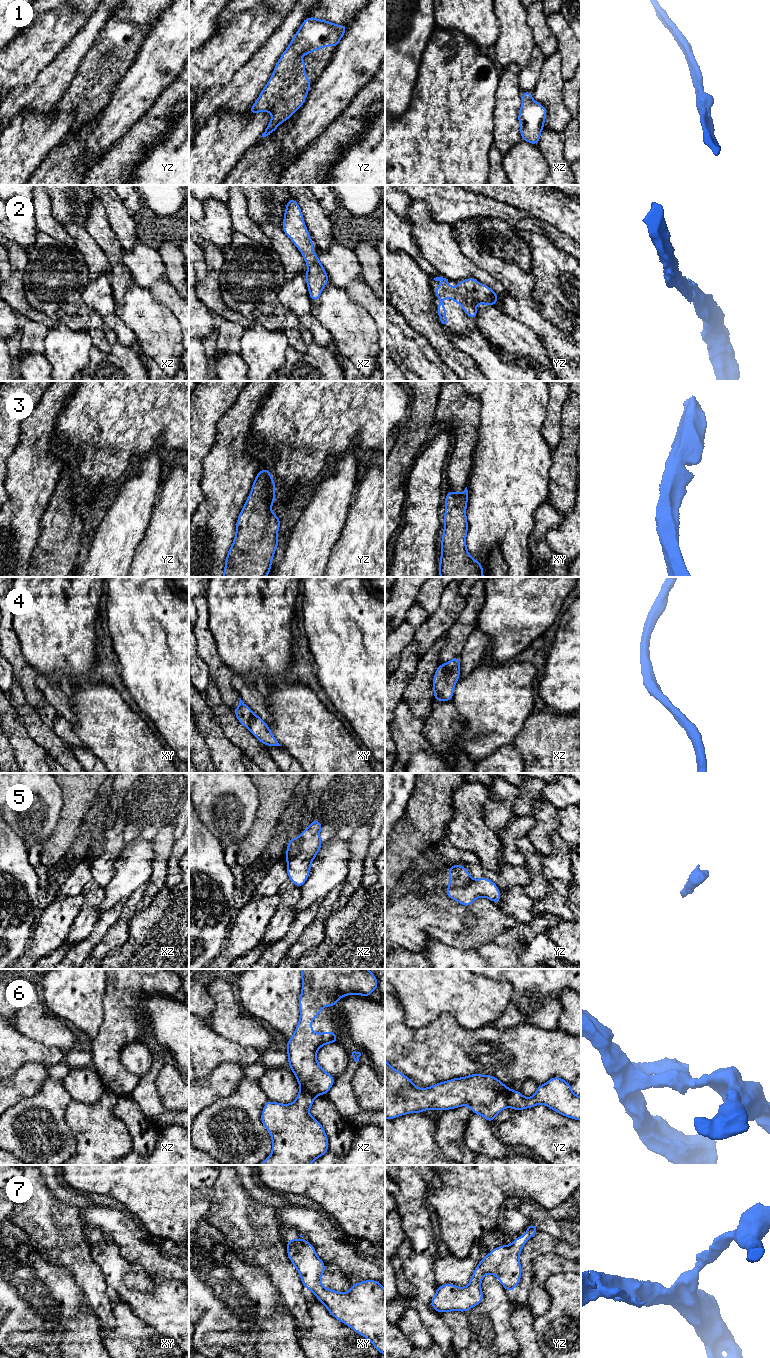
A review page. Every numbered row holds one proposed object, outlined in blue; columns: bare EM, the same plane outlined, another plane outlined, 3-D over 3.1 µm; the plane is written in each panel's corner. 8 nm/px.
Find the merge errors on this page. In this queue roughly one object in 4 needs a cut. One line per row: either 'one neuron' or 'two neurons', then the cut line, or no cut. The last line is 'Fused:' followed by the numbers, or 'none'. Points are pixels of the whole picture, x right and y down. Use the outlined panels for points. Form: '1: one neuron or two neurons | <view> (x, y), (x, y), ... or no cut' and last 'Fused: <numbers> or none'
1: one neuron | no cut
2: one neuron | no cut
3: one neuron | no cut
4: one neuron | no cut
5: two neurons | xz (299, 837), (299, 851), (287, 862)
6: two neurons | yz (511, 1090), (507, 1106)
7: one neuron | no cut
Fused: 5, 6

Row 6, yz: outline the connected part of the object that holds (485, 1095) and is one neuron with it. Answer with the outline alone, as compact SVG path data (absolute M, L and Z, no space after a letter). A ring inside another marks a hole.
M385 1059L385 1119L394 1119L408 1113L422 1113L428 1109L446 1111L468 1105L472 1113L482 1115L493 1124L495 1116L508 1107L510 1092L496 1077L477 1073L424 1089L417 1088L409 1077L395 1070Z

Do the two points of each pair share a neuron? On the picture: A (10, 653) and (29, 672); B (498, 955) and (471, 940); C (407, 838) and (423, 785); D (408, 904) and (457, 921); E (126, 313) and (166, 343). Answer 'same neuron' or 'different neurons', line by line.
A: same neuron
B: different neurons
C: same neuron
D: same neuron
E: same neuron

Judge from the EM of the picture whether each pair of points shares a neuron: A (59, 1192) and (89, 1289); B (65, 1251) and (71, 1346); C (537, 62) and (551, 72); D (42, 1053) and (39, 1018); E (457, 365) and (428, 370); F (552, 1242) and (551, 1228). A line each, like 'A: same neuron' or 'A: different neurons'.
A: different neurons
B: different neurons
C: different neurons
D: different neurons
E: different neurons
F: different neurons

